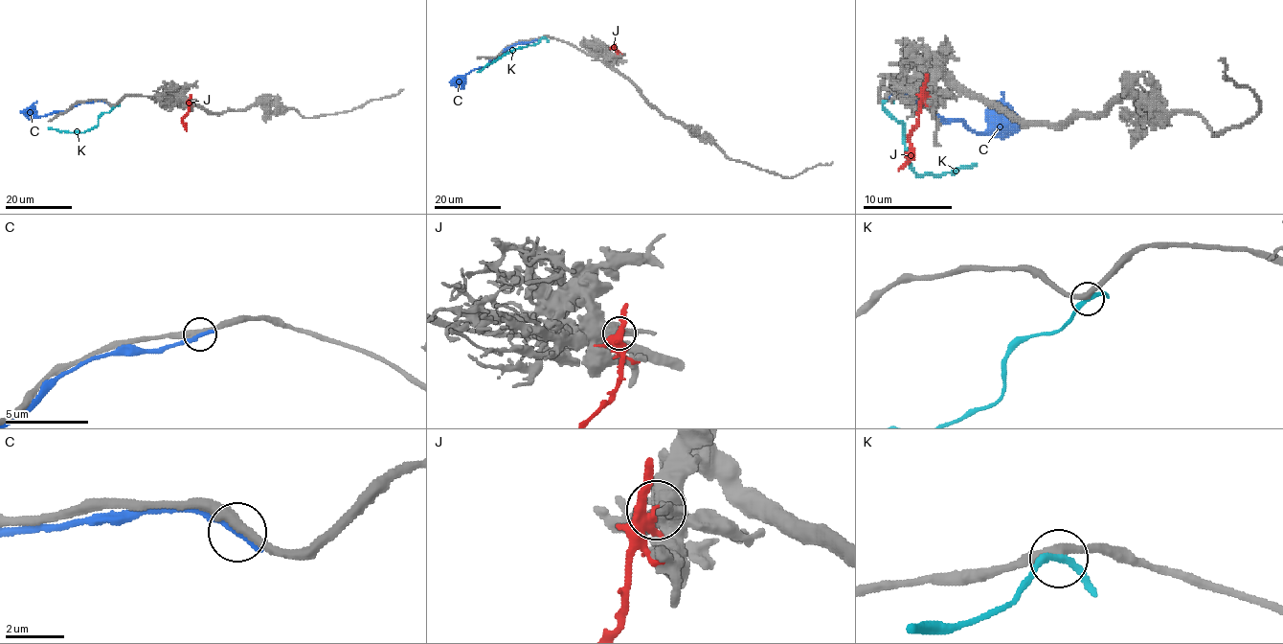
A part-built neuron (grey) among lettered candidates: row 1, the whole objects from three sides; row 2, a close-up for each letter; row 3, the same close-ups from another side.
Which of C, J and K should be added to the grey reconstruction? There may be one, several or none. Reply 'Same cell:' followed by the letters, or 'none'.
Same cell: none

